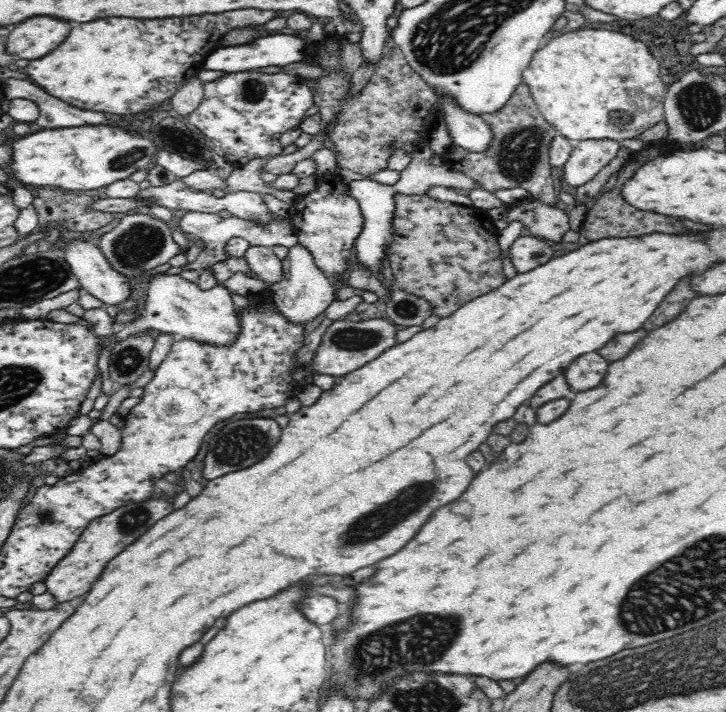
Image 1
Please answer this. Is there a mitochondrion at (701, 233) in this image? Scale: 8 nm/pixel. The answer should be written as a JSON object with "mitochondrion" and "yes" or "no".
{"mitochondrion":"no"}

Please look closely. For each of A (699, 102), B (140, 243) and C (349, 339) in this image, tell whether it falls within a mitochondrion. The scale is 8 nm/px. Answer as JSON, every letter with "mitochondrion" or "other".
{"A":"mitochondrion","B":"mitochondrion","C":"mitochondrion"}

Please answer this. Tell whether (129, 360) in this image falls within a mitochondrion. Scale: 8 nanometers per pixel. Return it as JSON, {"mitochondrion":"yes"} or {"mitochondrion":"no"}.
{"mitochondrion":"yes"}

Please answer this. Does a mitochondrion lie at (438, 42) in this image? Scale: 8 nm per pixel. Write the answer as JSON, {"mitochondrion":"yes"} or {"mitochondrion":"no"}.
{"mitochondrion":"yes"}

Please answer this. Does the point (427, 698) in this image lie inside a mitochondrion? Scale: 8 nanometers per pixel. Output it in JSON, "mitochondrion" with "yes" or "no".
{"mitochondrion":"yes"}

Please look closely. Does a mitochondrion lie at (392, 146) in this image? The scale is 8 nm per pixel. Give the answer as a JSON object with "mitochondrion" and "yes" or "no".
{"mitochondrion":"no"}

